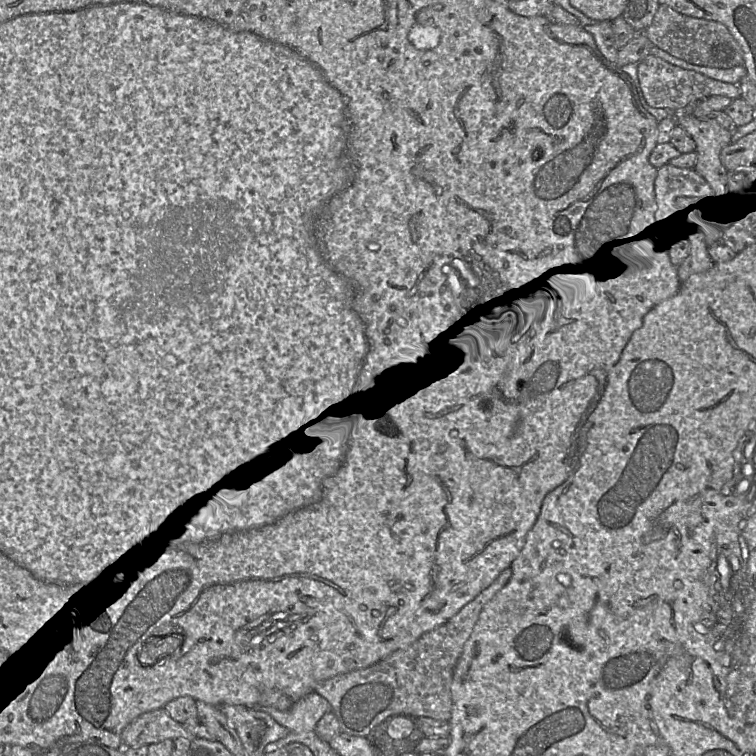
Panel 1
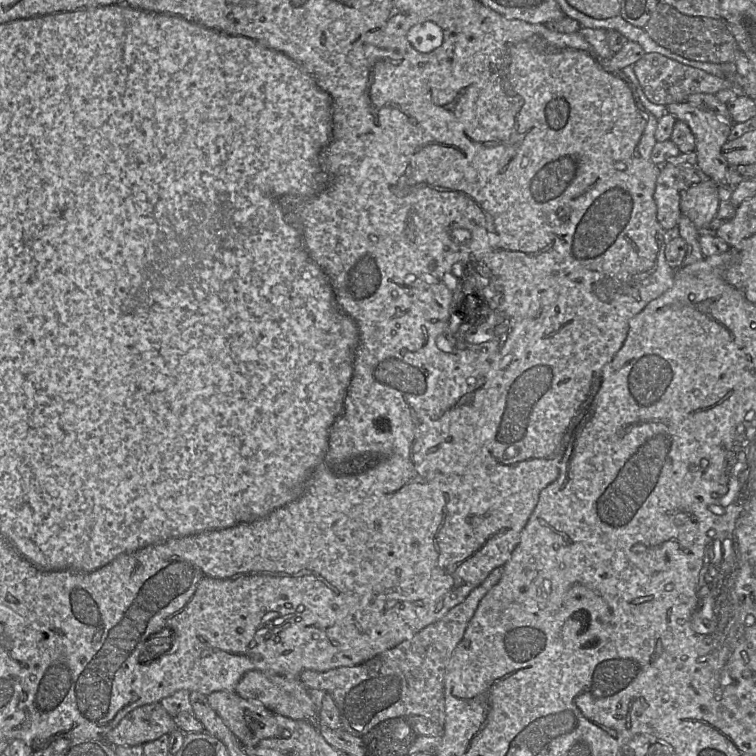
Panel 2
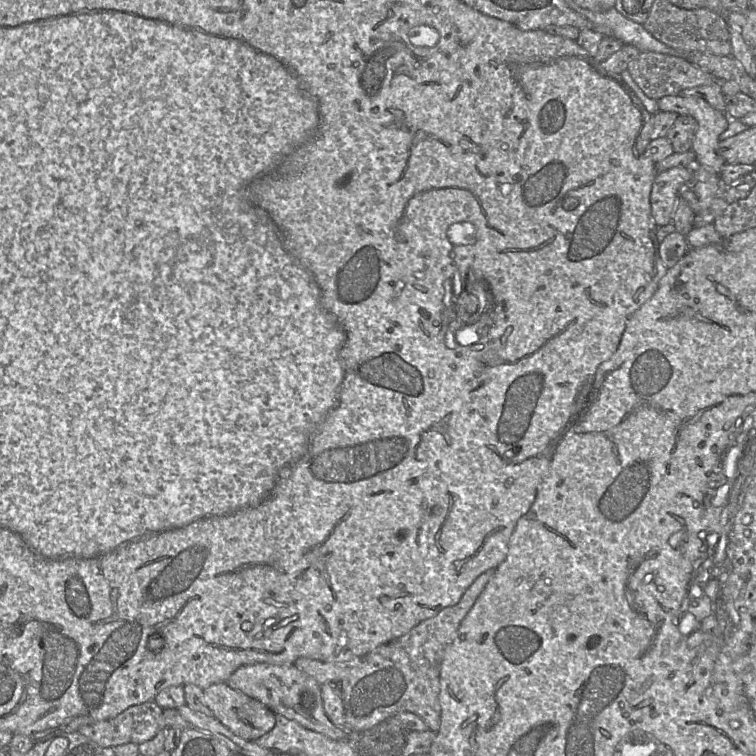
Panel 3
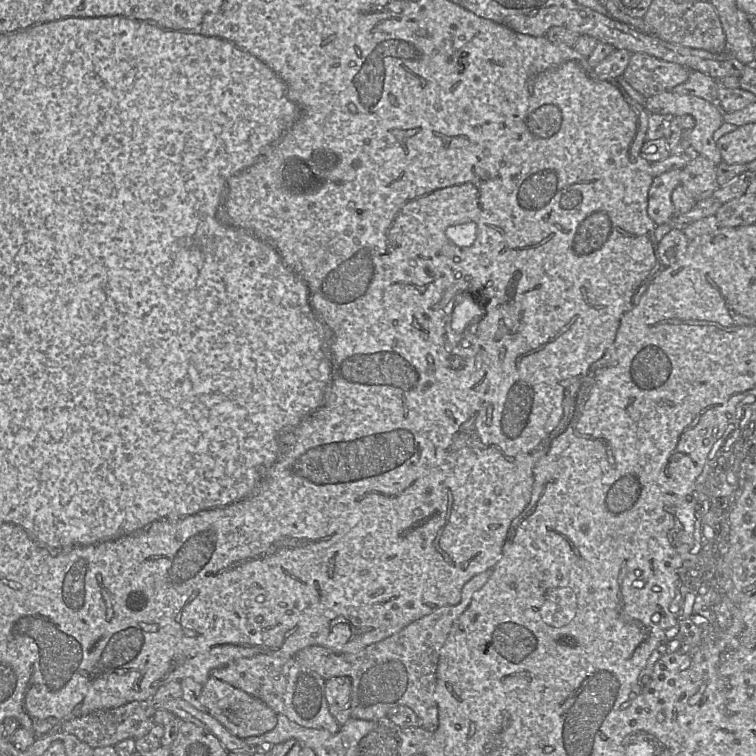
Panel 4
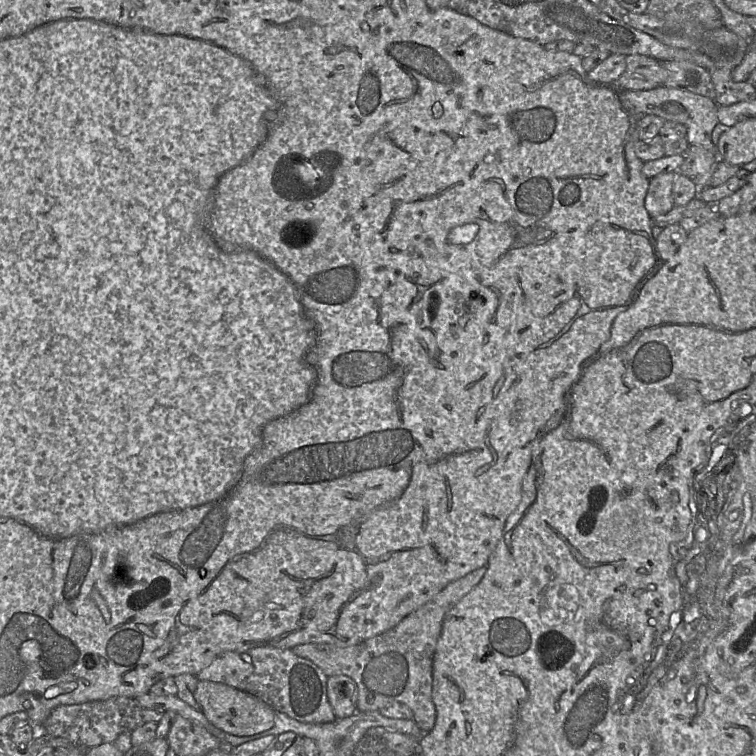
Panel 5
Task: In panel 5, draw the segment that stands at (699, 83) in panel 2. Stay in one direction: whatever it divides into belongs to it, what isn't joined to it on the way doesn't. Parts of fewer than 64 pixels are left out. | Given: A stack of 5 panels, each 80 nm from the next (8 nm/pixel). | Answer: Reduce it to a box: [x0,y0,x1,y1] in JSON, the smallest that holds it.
[617,54,668,90]

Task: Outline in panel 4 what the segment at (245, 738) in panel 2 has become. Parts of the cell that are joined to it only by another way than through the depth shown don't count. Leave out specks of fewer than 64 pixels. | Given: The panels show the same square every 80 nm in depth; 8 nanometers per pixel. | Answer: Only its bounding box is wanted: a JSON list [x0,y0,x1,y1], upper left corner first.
[201,676,277,740]

